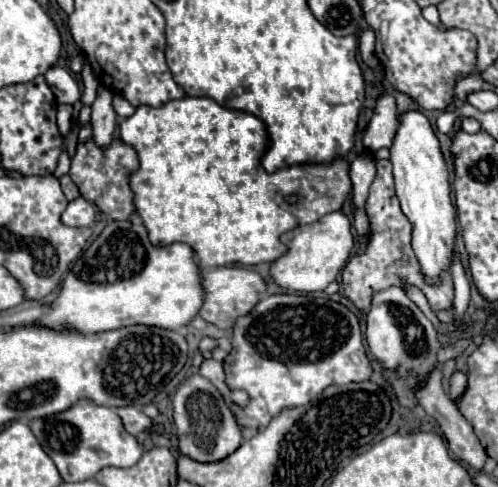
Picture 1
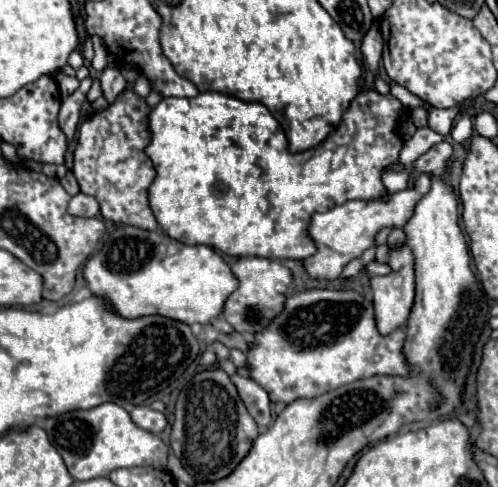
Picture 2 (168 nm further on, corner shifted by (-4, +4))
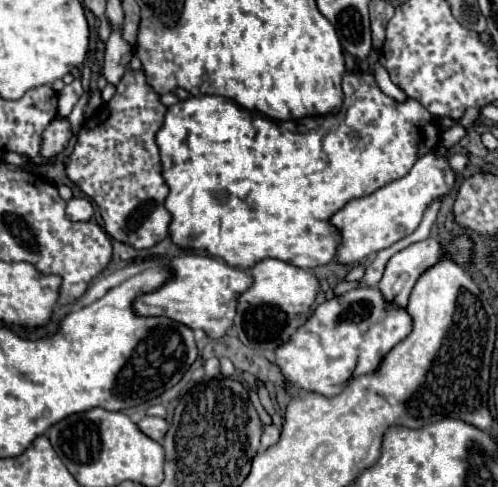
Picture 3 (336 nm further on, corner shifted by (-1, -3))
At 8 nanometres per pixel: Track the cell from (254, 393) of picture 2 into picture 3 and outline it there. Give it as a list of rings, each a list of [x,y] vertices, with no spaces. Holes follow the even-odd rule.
[[[271,423],[271,425],[263,425],[261,449],[267,449],[267,447],[271,447],[273,443],[277,443],[277,439],[279,439],[279,427],[275,427],[273,423]]]

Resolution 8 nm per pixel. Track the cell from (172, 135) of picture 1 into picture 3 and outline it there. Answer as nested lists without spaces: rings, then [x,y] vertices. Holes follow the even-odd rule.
[[[345,73],[345,101],[337,115],[305,117],[285,123],[269,121],[257,111],[215,95],[191,97],[171,105],[155,135],[163,167],[161,173],[169,185],[165,209],[171,213],[171,241],[181,249],[203,249],[213,257],[221,257],[231,267],[239,265],[243,269],[267,257],[303,269],[333,261],[339,237],[329,225],[329,217],[351,199],[371,195],[379,187],[401,179],[421,155],[441,143],[439,121],[421,103],[415,99],[397,103],[377,87],[371,73],[365,73],[365,77]]]

